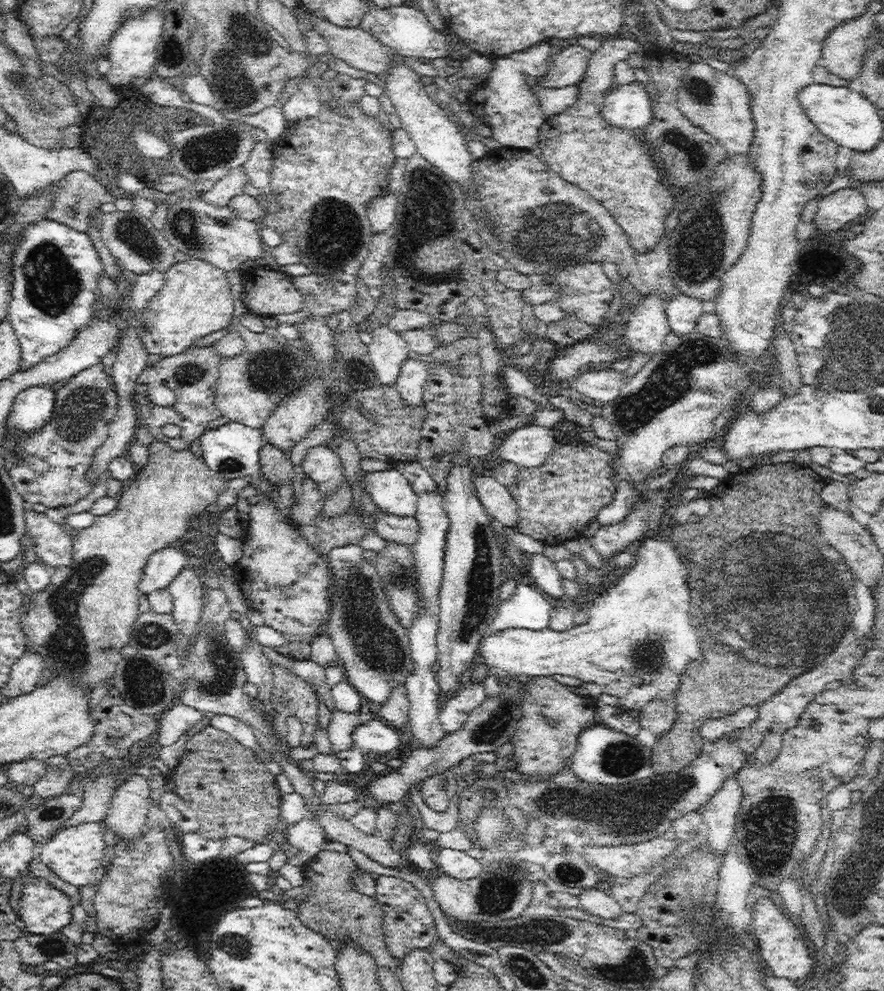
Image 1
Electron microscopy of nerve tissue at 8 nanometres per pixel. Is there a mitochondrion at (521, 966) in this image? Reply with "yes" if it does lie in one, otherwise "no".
yes

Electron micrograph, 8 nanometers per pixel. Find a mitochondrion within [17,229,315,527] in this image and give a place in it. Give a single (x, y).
(51, 283)

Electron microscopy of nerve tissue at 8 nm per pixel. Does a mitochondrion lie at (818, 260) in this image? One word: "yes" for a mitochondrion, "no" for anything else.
no

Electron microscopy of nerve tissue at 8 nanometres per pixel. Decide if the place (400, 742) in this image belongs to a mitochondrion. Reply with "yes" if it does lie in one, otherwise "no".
no

